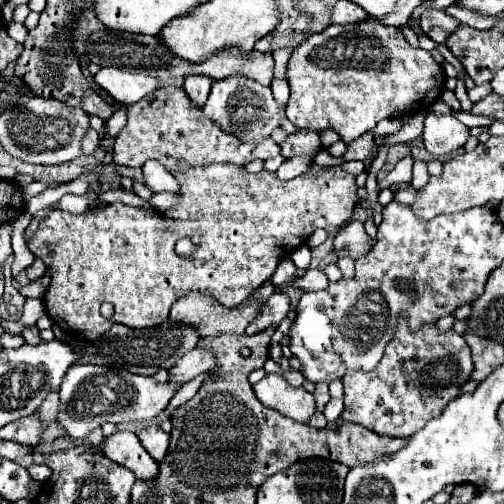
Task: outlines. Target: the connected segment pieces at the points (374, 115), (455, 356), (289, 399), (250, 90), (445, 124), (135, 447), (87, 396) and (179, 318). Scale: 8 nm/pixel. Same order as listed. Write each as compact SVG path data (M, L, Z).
M366 20L360 24L338 26L332 24L320 34L314 34L310 40L294 48L288 60L288 82L290 82L290 100L288 100L288 120L312 132L334 128L342 142L350 144L366 130L372 130L384 118L398 118L402 114L414 114L428 110L442 94L446 74L442 66L432 58L430 52L422 48L412 48L400 28L384 26L378 20Z
M406 316L400 318L398 330L394 334L394 342L386 346L386 352L380 360L380 364L370 372L350 372L342 378L344 382L344 410L340 414L342 422L360 424L368 430L374 430L378 434L386 436L410 436L422 430L432 418L438 418L442 408L460 392L458 386L470 380L472 374L472 356L470 348L464 340L464 336L456 334L454 330L438 332L436 324L422 326L418 332L410 332L406 326Z
M268 374L256 386L256 396L264 406L278 410L294 422L308 422L316 412L316 400L304 388L290 386L280 374Z
M226 78L222 82L214 82L202 112L208 120L220 126L220 130L240 138L242 142L268 138L272 130L280 126L280 120L282 120L282 114L280 114L282 106L274 100L272 90L246 78Z
M426 114L424 118L424 146L436 158L448 158L464 146L470 132L468 128L456 120L452 114Z
M114 432L112 436L108 436L104 446L104 456L132 470L136 480L152 482L158 476L156 460L144 450L140 440L132 432Z
M80 364L72 366L60 386L58 422L66 430L66 436L74 442L86 440L92 430L106 422L148 422L158 416L174 396L170 382L160 384L152 376L136 376L130 372L114 372L106 366Z
M270 282L262 284L260 290L256 290L256 294L252 294L250 302L242 302L238 308L224 308L218 306L218 302L214 302L212 298L206 298L204 294L186 294L182 296L170 310L168 320L174 324L186 324L192 326L198 336L220 336L220 334L242 334L244 328L256 318L258 308L262 308L262 302L266 302L266 298L274 292L274 286Z

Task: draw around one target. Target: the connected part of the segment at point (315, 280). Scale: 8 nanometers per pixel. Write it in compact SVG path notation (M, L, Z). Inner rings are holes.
M310 268L300 278L294 278L292 286L300 288L302 292L314 292L314 290L326 290L328 288L328 280L326 280L326 274L322 270Z

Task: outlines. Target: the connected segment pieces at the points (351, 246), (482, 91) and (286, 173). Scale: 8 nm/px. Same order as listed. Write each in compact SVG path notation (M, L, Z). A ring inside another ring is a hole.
M350 220L346 222L338 234L334 236L334 244L332 244L332 250L338 258L344 258L344 256L350 256L350 258L360 258L364 254L370 252L370 242L368 242L368 234L364 230L364 224L358 222L358 220Z
M480 84L474 86L472 90L468 90L468 96L470 96L470 100L472 100L472 102L480 102L480 100L482 100L482 98L486 98L490 92L492 92L490 84Z
M290 158L290 160L284 160L282 166L276 170L276 178L278 180L292 180L292 178L300 176L302 172L306 172L306 168L310 164L312 162L308 158Z

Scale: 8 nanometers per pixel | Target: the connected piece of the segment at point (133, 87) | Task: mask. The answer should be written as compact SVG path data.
M100 68L94 82L122 104L134 104L158 88L158 80L118 68Z

